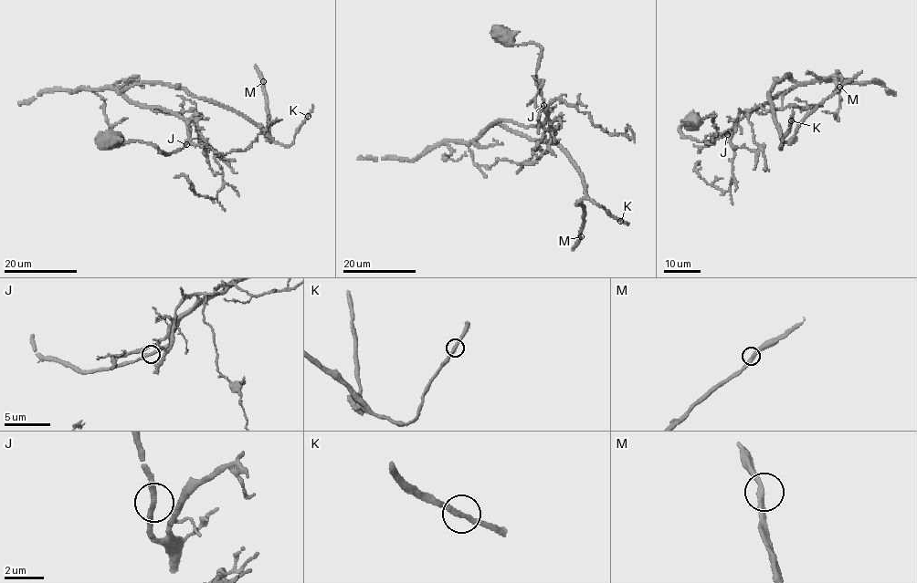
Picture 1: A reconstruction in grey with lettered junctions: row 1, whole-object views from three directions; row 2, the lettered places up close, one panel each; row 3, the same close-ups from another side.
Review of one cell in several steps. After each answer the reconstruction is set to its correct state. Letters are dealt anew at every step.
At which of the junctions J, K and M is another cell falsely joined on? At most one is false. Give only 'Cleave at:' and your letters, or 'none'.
Cleave at: none

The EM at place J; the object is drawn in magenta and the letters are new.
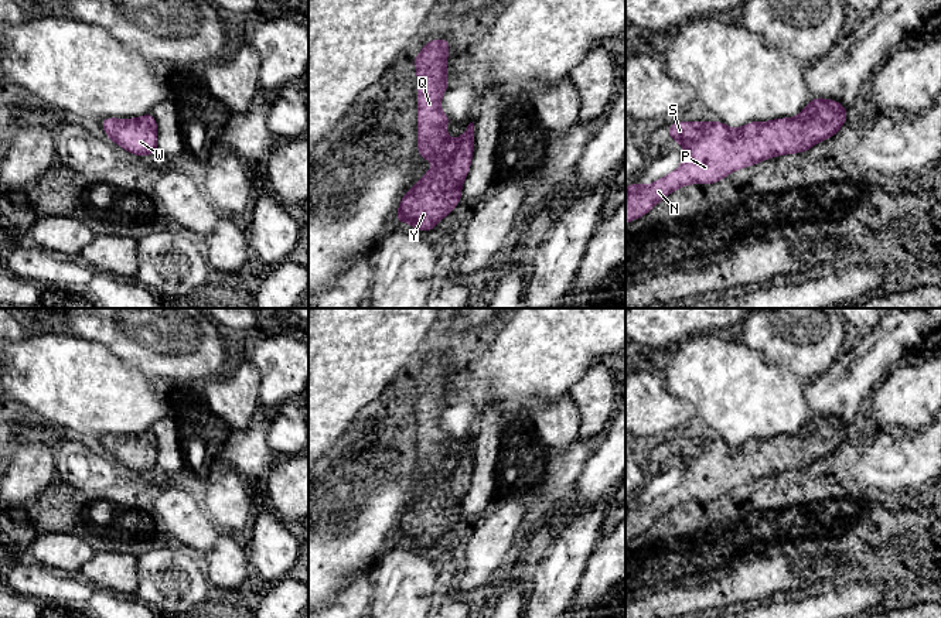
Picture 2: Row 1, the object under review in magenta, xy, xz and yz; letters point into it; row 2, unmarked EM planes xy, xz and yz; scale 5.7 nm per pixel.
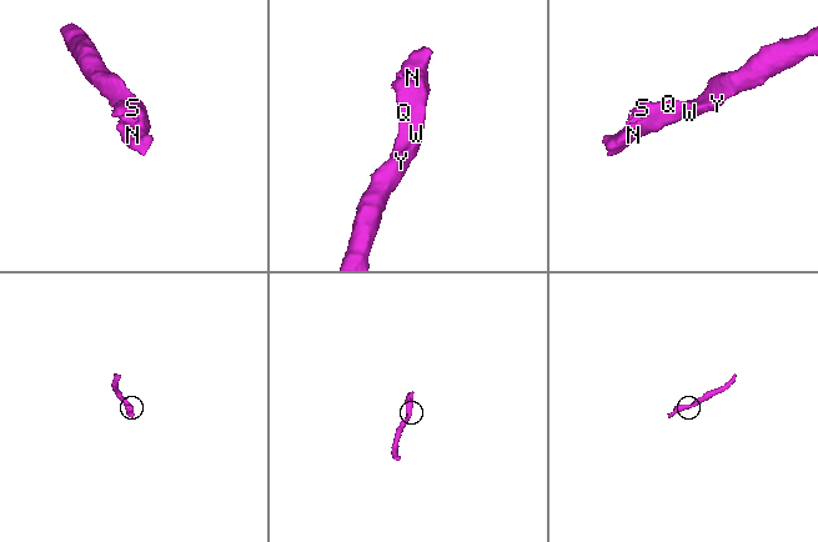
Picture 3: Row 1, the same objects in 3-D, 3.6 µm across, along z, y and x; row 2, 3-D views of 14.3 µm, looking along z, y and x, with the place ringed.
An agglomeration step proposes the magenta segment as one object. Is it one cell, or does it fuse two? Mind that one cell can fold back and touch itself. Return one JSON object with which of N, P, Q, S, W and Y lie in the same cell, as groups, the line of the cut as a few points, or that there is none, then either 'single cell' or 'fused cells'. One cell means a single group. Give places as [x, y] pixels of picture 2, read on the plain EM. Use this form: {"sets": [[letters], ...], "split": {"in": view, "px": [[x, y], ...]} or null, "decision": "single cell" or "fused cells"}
{"sets": [["N", "P", "Q", "S", "W", "Y"]], "split": null, "decision": "single cell"}

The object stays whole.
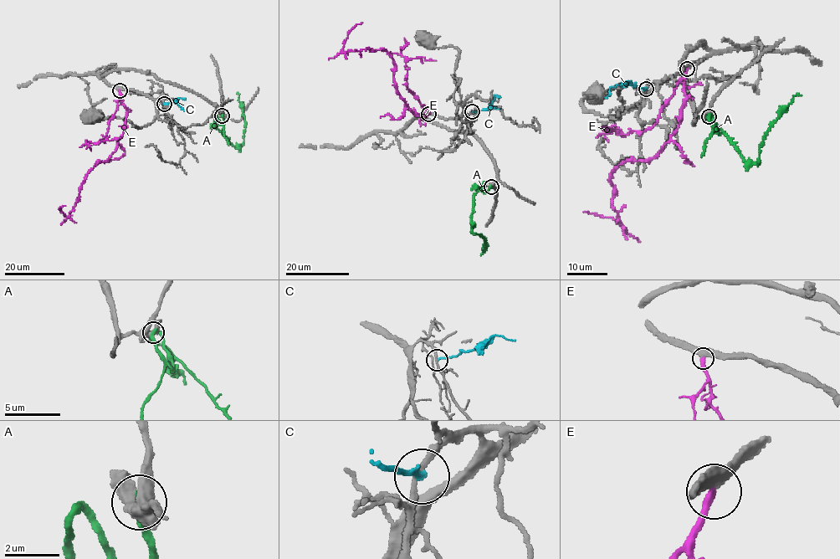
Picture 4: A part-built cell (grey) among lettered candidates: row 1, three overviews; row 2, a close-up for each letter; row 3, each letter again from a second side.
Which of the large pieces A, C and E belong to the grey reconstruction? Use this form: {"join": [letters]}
{"join": ["E"]}

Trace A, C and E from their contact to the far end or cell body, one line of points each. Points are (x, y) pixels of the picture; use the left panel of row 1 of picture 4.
A: (222, 115), (222, 125), (215, 117), (217, 128), (231, 144), (240, 146), (245, 124), (237, 94)
C: (163, 104), (175, 100), (184, 110)
E: (120, 90), (127, 111), (115, 150), (86, 174), (79, 199), (67, 217), (58, 209), (65, 205)

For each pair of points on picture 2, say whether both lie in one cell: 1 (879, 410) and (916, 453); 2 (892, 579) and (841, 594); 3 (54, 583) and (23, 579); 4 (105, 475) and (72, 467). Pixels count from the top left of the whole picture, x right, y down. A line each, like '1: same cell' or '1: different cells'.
1: different cells
2: same cell
3: same cell
4: same cell

